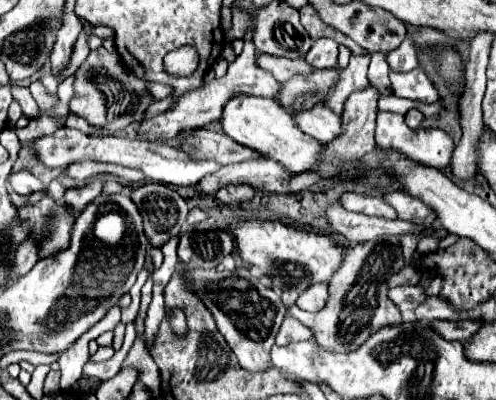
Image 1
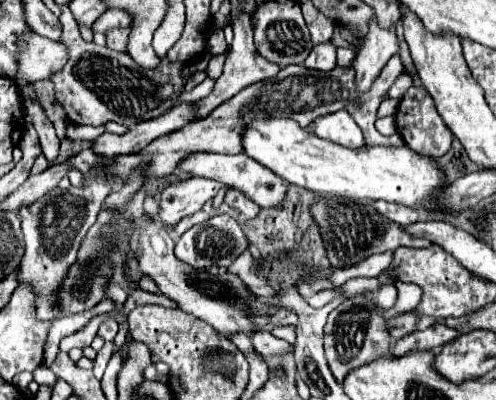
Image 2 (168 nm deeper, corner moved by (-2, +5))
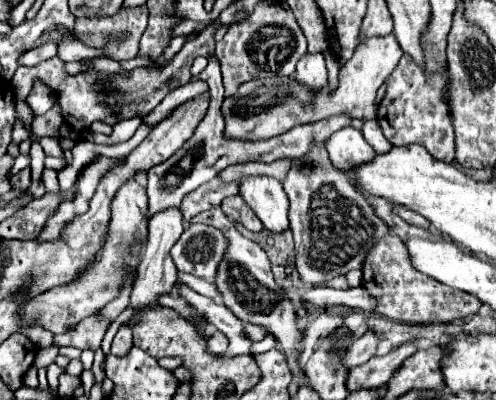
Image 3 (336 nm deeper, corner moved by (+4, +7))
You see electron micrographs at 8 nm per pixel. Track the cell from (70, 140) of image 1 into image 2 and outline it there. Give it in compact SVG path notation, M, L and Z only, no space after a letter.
M190 154L186 162L182 162L180 170L188 172L190 176L204 176L212 178L216 182L222 182L228 188L240 190L246 198L256 202L260 208L282 208L284 196L288 192L288 182L282 182L272 170L266 170L262 164L254 162L246 154L234 154L234 156L224 156L224 154Z

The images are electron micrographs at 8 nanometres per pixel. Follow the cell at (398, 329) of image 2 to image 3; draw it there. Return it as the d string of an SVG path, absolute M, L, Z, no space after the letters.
M368 330L368 332L366 332L364 336L360 336L360 338L352 344L352 348L344 354L344 358L346 358L344 362L352 368L352 366L358 366L358 364L370 360L370 358L376 354L378 342L380 342L380 336L378 336L376 332L372 332L372 330Z

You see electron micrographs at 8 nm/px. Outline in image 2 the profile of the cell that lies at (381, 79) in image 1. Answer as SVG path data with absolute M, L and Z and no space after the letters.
M386 116L386 118L376 120L376 130L378 130L382 136L392 136L392 134L396 134L394 116Z

